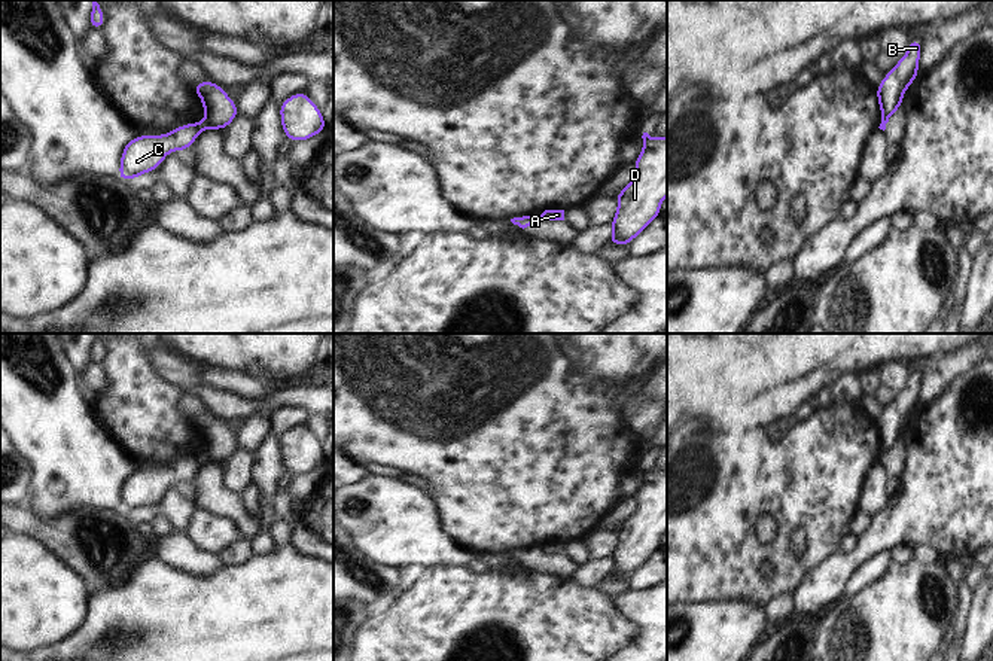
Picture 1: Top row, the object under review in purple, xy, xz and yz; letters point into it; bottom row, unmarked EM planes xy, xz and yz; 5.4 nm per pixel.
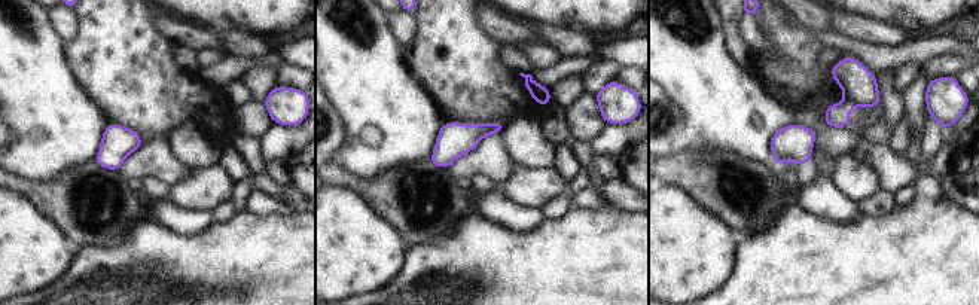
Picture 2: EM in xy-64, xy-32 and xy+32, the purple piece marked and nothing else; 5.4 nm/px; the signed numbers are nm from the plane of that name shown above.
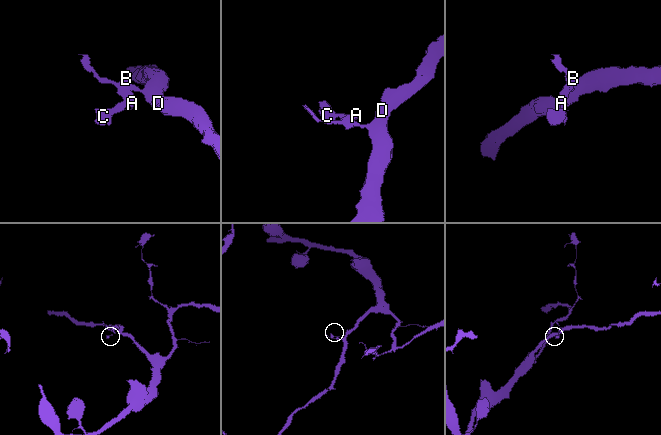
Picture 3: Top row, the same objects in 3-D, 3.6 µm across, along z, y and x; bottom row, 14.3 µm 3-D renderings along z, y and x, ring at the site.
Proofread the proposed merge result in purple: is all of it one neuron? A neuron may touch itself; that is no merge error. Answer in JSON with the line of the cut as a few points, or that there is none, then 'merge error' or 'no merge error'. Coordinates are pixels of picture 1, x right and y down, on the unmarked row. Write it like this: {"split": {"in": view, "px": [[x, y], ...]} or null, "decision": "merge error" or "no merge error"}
{"split": {"in": "xy", "px": [[204, 454], [209, 460]]}, "decision": "merge error"}

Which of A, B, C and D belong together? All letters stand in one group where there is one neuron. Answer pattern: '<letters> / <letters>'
A B D / C

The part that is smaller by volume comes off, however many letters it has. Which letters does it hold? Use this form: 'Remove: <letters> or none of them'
Remove: C

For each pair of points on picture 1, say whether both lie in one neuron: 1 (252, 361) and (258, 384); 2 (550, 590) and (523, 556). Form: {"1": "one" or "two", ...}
{"1": "two", "2": "two"}

